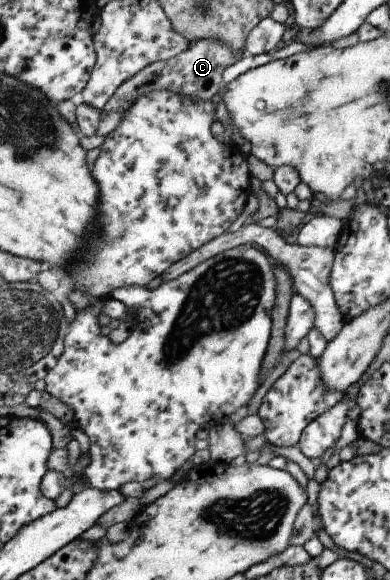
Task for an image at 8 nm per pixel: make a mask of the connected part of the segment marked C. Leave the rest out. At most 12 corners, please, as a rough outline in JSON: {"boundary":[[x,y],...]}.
{"boundary":[[216,37],[129,78],[101,110],[114,133],[144,93],[168,89],[214,99],[239,56]]}

